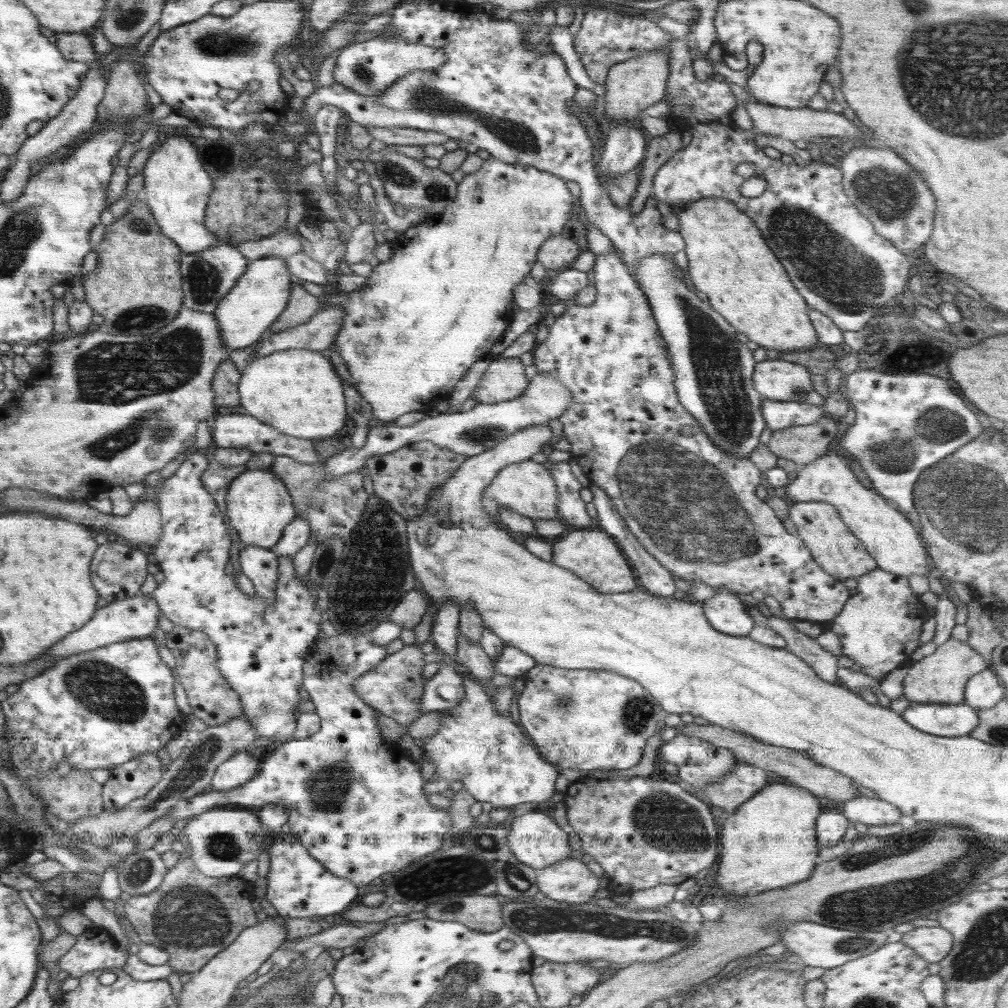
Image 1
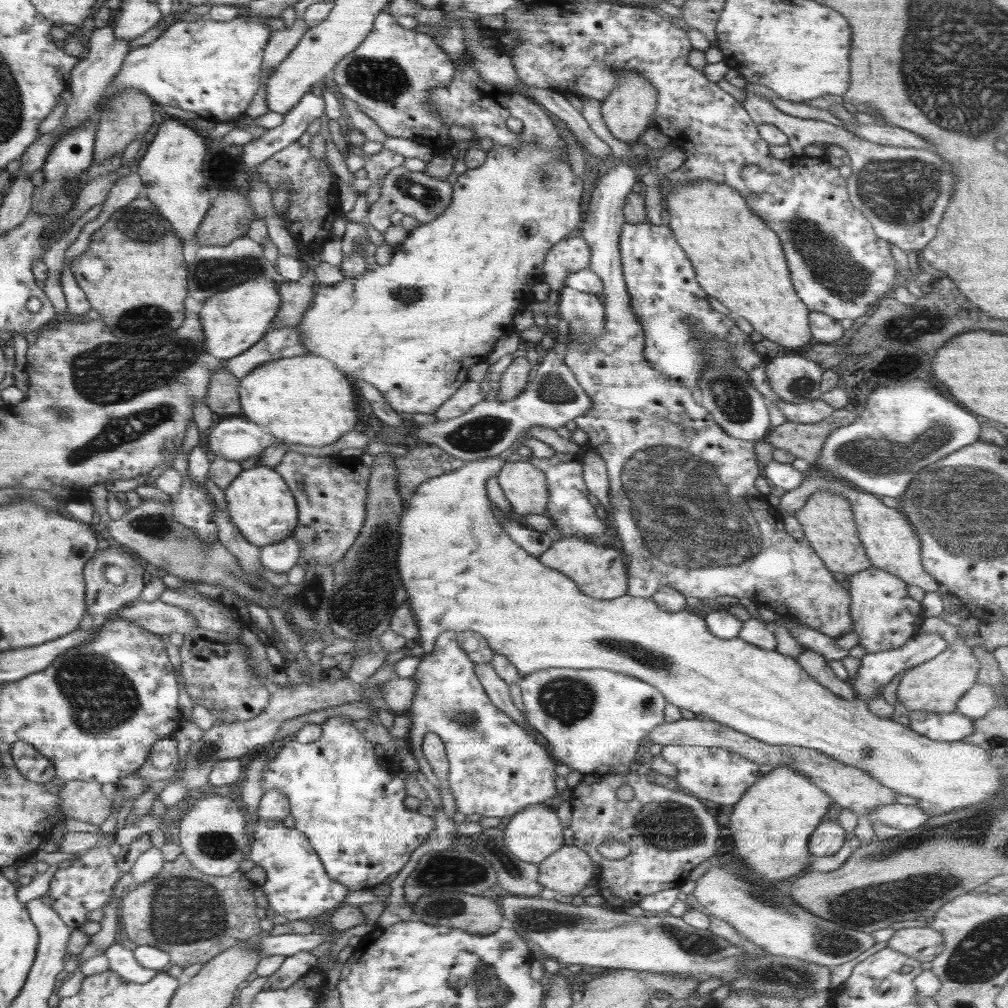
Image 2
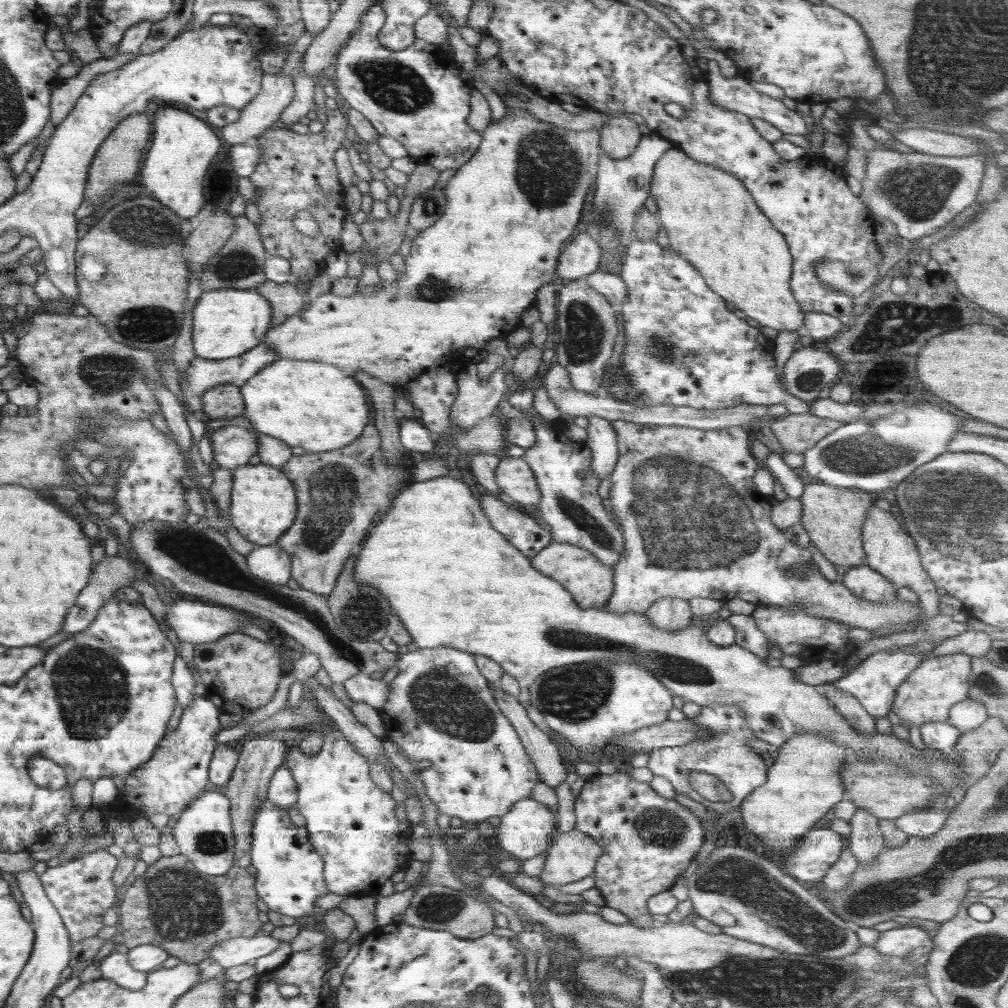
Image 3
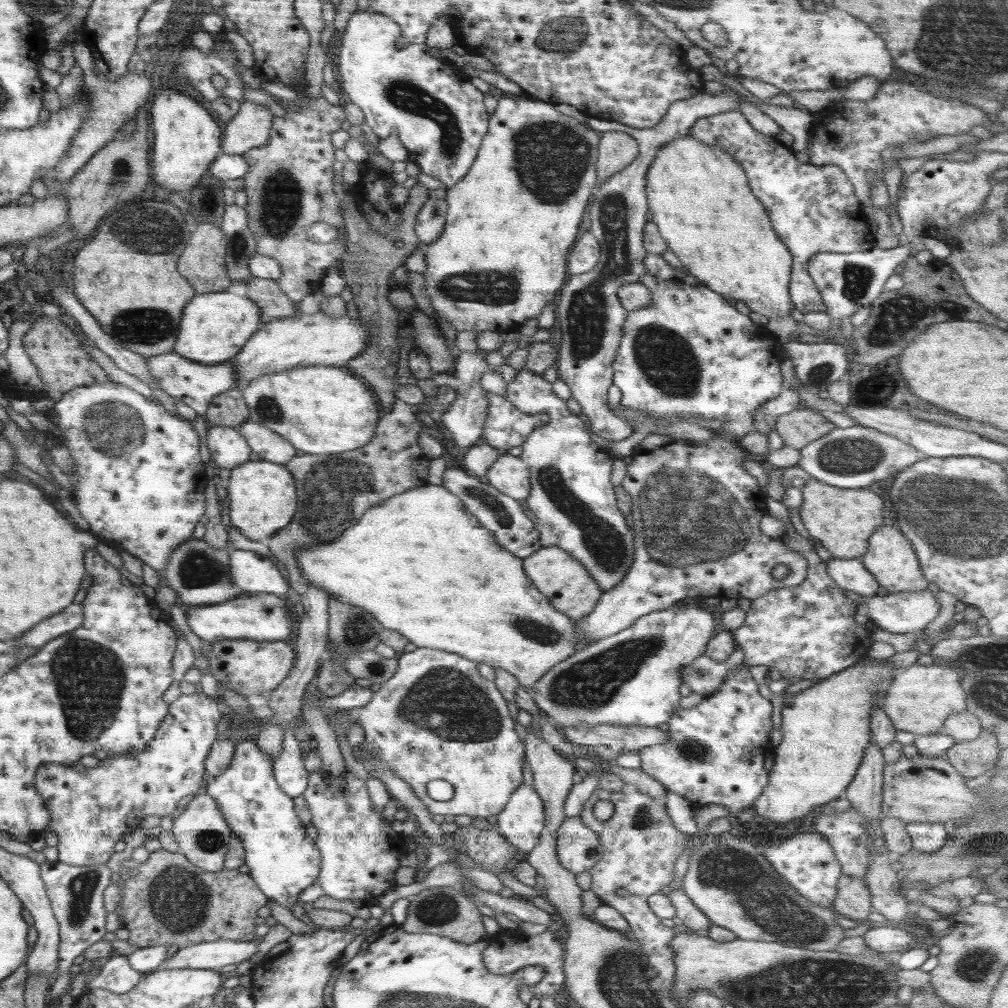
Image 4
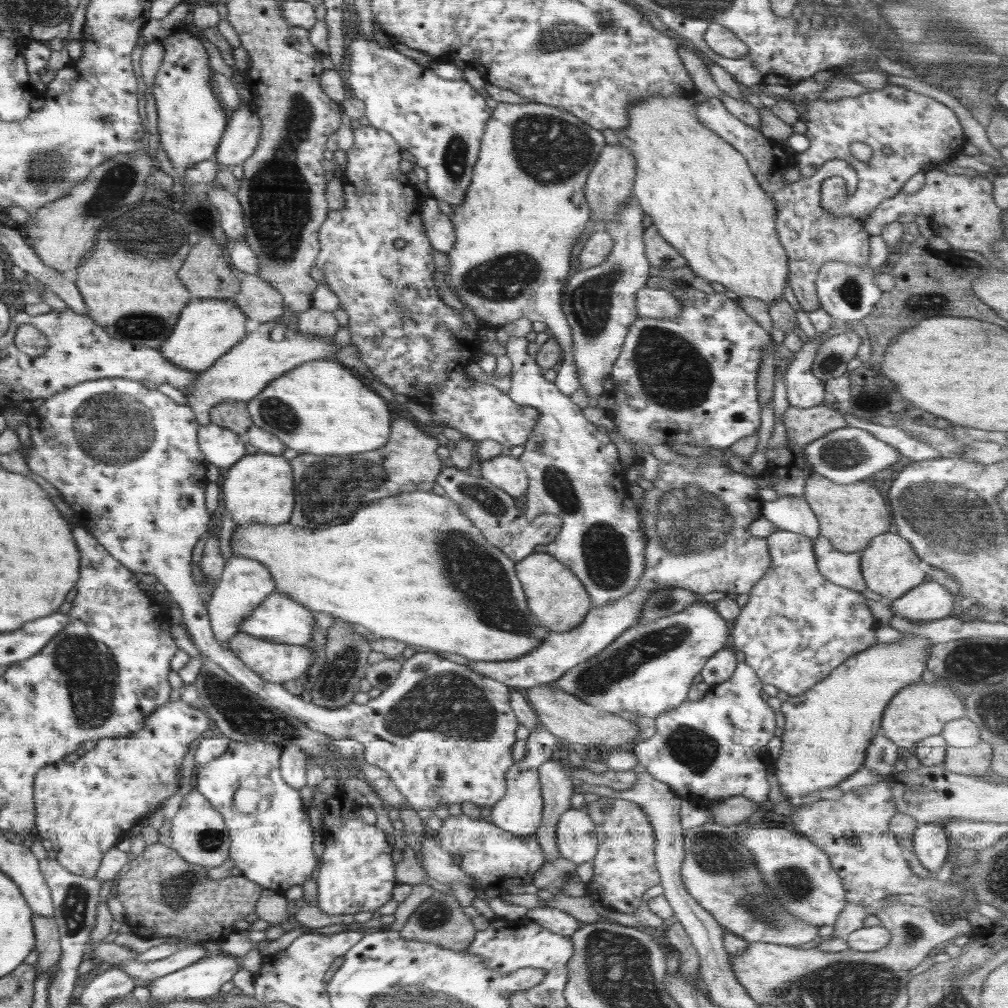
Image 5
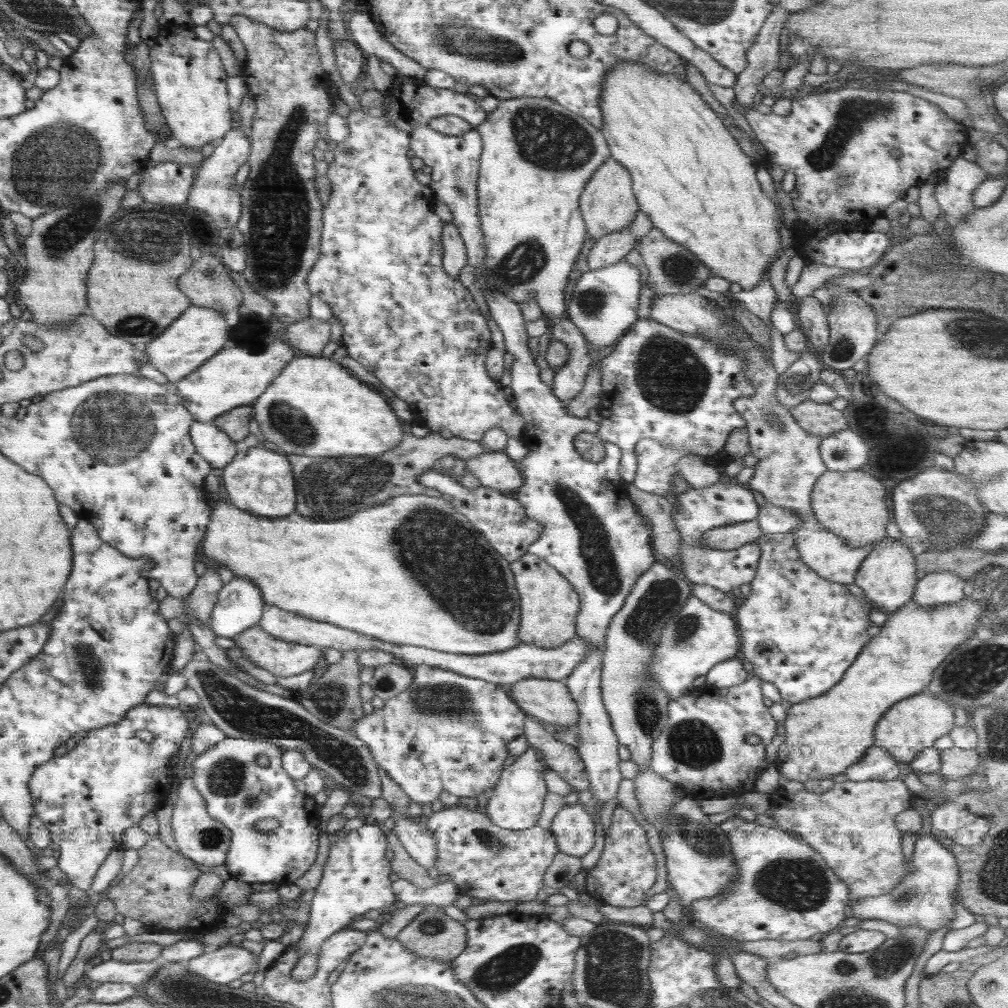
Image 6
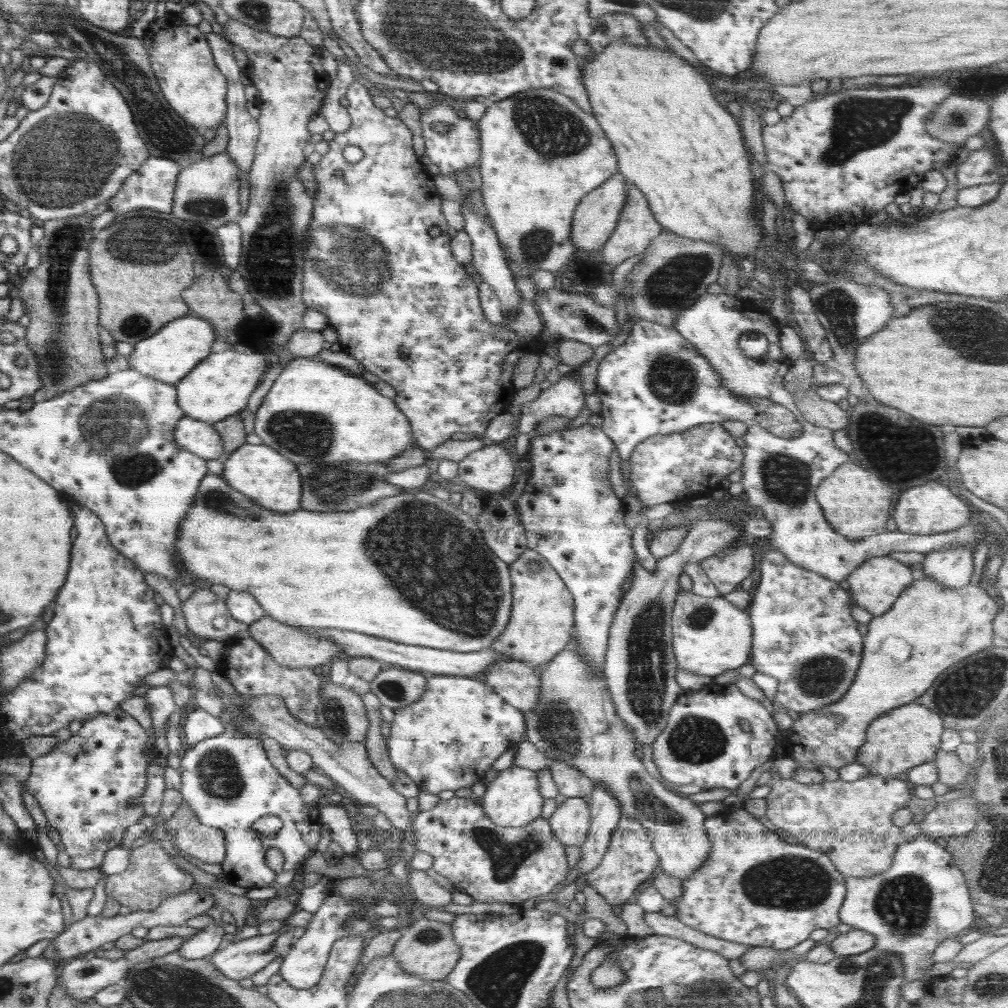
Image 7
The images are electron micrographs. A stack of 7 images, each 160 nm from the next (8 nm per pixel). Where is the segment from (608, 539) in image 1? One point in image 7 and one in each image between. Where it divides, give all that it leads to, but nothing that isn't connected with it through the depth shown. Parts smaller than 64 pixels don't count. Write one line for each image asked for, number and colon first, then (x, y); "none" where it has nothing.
2: (599, 571)
3: (590, 583)
4: (562, 579)
5: (558, 600)
6: (549, 604)
7: (541, 624)

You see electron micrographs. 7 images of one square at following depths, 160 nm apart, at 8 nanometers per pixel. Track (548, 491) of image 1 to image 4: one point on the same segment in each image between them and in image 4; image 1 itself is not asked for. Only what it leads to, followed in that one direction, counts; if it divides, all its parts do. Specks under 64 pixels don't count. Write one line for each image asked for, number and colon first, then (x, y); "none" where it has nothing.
2: (525, 486)
3: (513, 476)
4: (509, 474)

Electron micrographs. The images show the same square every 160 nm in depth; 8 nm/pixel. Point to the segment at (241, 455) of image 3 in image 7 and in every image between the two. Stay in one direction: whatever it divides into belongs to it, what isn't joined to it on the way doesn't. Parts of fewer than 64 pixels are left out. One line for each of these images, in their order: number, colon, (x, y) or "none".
4: (226, 448)
5: (222, 447)
6: (215, 445)
7: (201, 438)

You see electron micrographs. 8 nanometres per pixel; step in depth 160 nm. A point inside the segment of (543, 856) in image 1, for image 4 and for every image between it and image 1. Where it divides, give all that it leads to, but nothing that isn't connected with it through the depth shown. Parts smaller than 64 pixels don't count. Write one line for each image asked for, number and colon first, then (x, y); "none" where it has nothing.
2: (535, 832)
3: (524, 832)
4: (520, 822)

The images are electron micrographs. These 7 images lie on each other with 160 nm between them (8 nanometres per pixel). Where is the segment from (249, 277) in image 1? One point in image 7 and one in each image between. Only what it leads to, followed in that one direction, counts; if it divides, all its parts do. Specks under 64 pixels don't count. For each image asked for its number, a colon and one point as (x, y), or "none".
2: (234, 320)
3: (226, 323)
4: (216, 325)
5: (209, 328)
6: (201, 332)
7: (169, 355)

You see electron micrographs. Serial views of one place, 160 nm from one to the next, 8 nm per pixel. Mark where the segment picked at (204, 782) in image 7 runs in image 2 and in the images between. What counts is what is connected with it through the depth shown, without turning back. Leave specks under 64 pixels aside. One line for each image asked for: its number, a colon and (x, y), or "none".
2: (297, 886)
3: (288, 876)
4: (282, 859)
5: (271, 837)
6: (242, 780)

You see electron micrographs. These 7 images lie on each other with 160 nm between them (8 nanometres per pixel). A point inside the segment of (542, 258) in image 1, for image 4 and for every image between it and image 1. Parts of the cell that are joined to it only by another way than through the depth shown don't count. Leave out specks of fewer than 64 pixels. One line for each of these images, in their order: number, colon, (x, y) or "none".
2: (568, 256)
3: (580, 257)
4: (585, 254)

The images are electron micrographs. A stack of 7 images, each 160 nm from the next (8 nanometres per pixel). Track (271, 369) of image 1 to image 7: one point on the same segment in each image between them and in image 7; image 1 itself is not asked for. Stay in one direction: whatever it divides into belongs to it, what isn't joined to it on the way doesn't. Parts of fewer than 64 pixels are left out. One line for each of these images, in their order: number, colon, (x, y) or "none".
2: (305, 399)
3: (311, 404)
4: (319, 409)
5: (320, 407)
6: (315, 407)
7: (354, 422)

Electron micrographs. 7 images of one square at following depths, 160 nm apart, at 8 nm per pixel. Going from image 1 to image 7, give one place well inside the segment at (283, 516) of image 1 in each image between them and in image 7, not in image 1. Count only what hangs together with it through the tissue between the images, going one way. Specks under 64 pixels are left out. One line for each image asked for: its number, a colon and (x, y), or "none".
2: (260, 504)
3: (263, 501)
4: (262, 495)
5: (258, 488)
6: (258, 480)
7: (263, 475)

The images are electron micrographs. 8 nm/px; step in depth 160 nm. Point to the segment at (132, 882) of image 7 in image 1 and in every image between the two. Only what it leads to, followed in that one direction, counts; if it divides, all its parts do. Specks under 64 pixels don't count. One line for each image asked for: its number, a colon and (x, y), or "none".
1: (194, 917)
2: (192, 916)
3: (187, 913)
4: (169, 900)
5: (163, 894)
6: (155, 891)

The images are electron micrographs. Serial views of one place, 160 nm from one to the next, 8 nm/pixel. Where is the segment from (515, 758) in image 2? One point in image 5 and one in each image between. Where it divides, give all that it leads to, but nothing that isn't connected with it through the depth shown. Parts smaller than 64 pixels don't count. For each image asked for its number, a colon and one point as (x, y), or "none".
3: (440, 711)
4: (437, 718)
5: (126, 459)

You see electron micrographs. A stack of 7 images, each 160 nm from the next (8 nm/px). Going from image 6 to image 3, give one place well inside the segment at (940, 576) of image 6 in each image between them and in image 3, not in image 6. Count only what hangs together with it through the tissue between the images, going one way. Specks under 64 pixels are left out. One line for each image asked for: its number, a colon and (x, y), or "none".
3: (698, 527)
4: (903, 612)
5: (929, 601)

